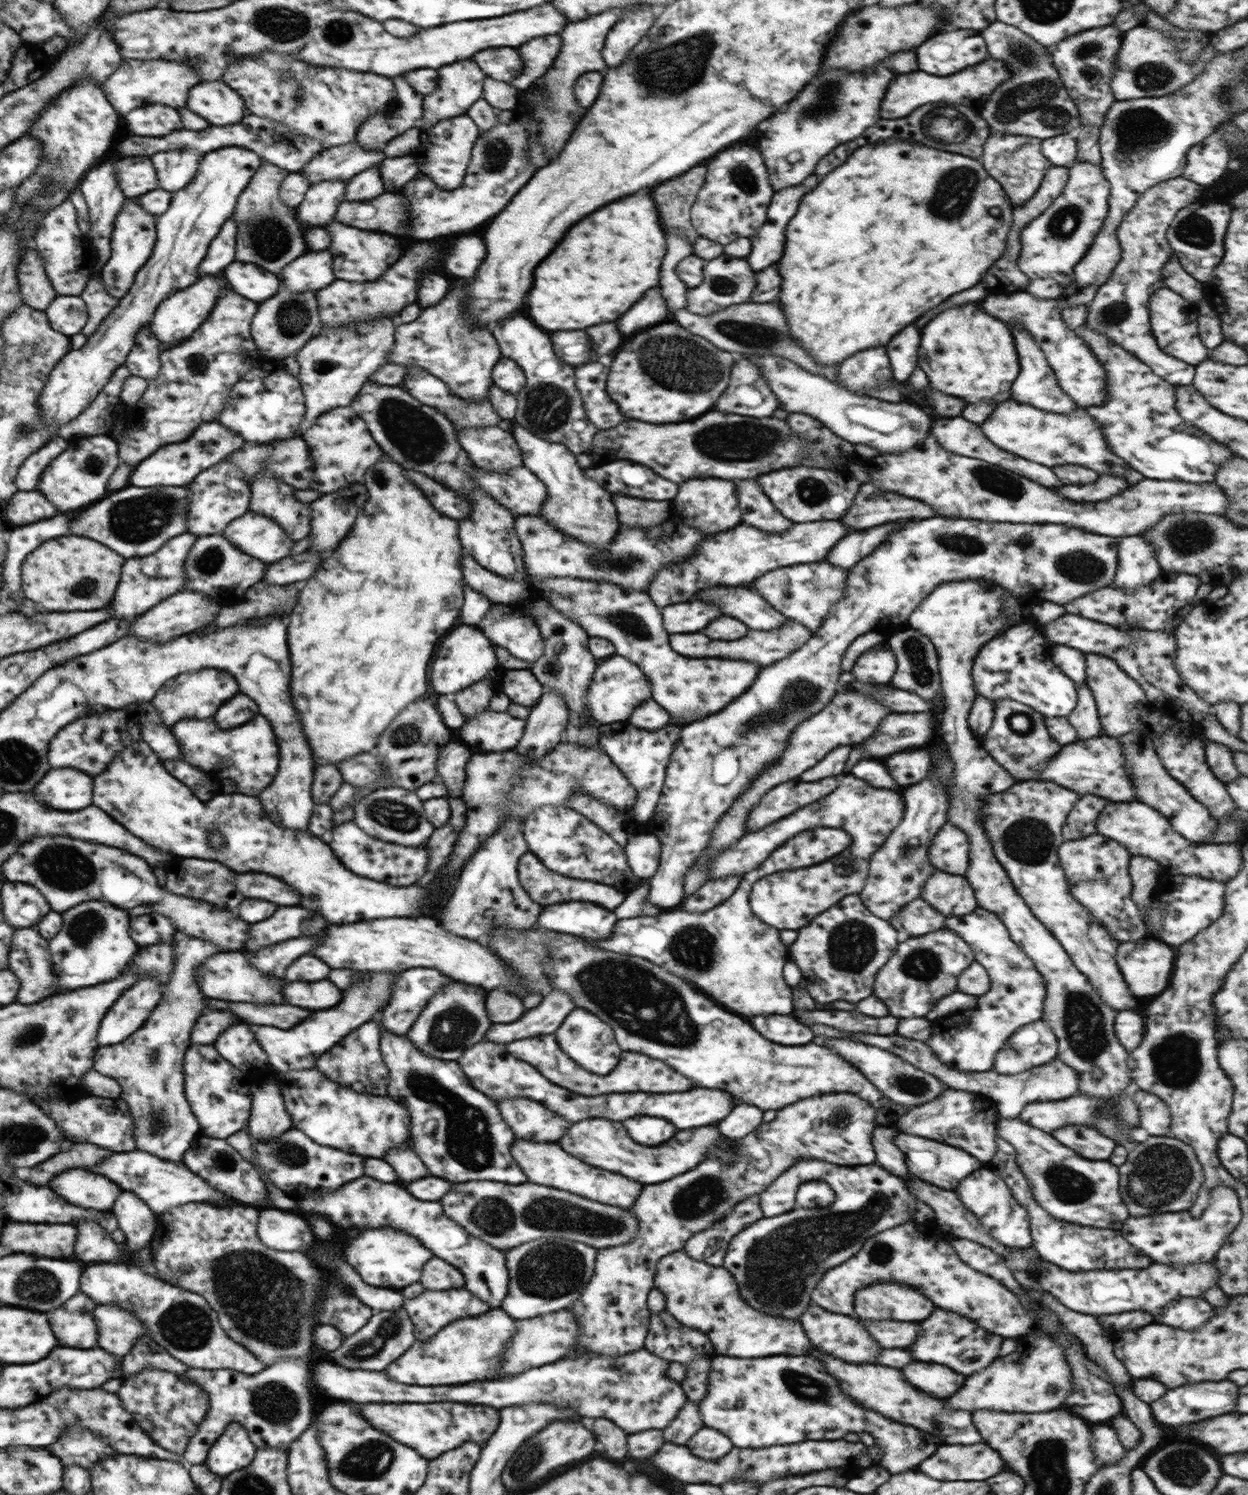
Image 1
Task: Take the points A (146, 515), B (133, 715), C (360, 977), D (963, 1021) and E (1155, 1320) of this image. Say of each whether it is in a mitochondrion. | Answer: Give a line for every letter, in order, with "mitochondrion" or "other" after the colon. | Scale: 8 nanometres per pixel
A: mitochondrion
B: other
C: other
D: mitochondrion
E: other

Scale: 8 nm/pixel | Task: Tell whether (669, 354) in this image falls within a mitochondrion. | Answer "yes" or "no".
yes

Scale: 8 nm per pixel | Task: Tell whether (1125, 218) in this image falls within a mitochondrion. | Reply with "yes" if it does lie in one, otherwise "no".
no

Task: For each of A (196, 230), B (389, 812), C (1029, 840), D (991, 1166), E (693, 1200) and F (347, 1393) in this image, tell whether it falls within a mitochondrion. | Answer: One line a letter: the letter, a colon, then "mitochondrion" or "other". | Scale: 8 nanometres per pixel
A: mitochondrion
B: mitochondrion
C: mitochondrion
D: other
E: mitochondrion
F: other

